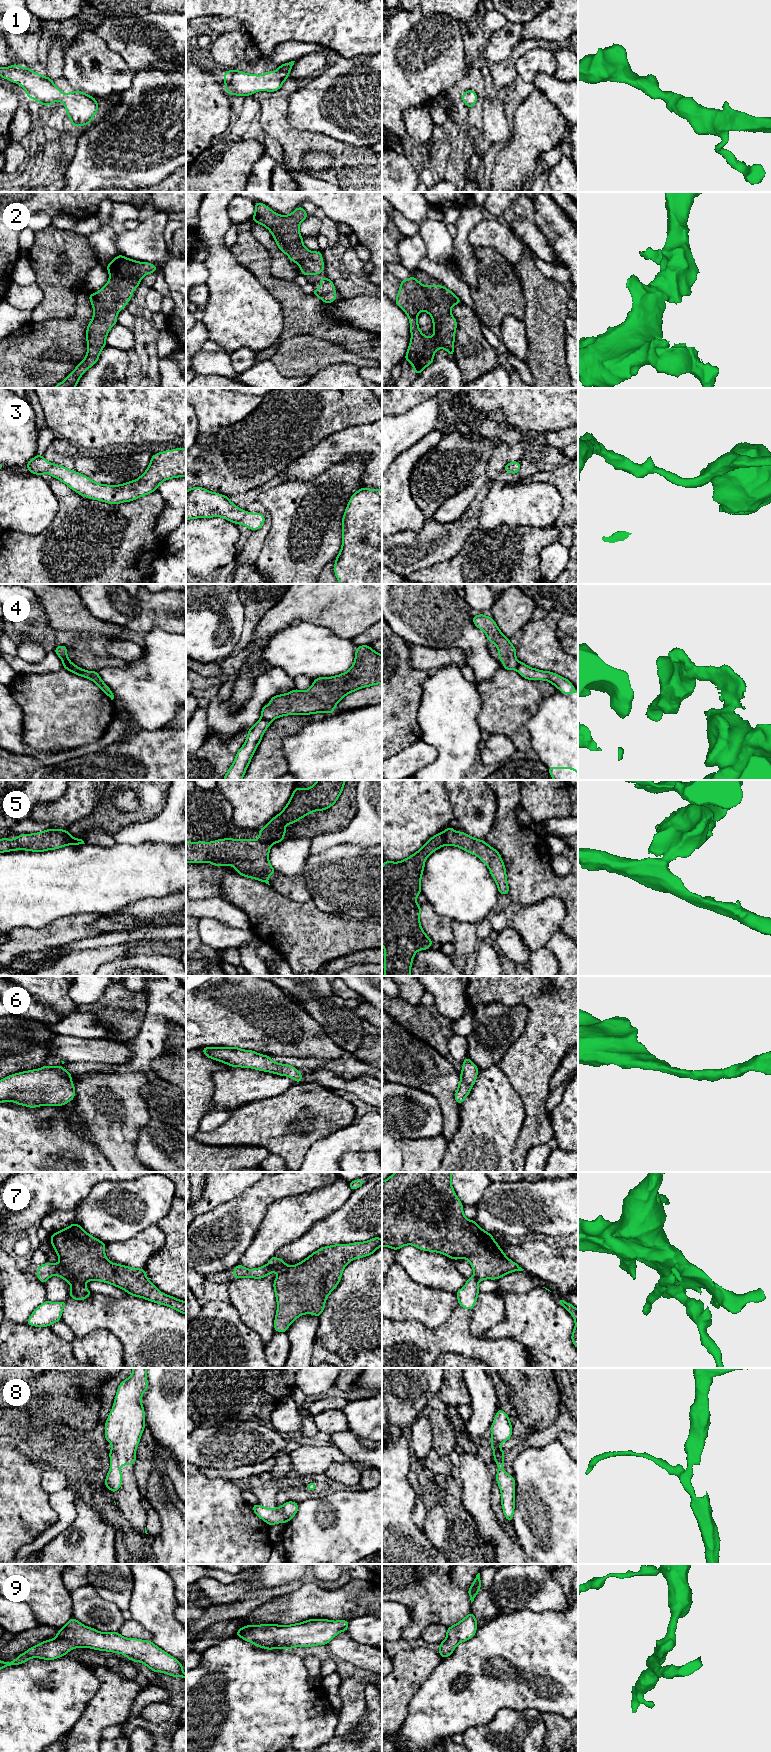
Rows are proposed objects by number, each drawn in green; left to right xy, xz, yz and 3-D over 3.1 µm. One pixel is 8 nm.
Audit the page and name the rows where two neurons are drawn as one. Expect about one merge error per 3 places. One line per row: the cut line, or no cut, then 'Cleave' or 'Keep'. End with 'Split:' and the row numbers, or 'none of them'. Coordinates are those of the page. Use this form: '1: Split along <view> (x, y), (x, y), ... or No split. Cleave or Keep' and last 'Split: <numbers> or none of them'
1: No split. Keep
2: No split. Keep
3: No split. Keep
4: Split along xy (62, 658), (75, 672). Cleave
5: Split along xz (258, 839), (271, 844). Cleave
6: No split. Keep
7: Split along xz (285, 1263), (279, 1266), (267, 1265). Cleave
8: No split. Keep
9: No split. Keep
Split: 4, 5, 7

